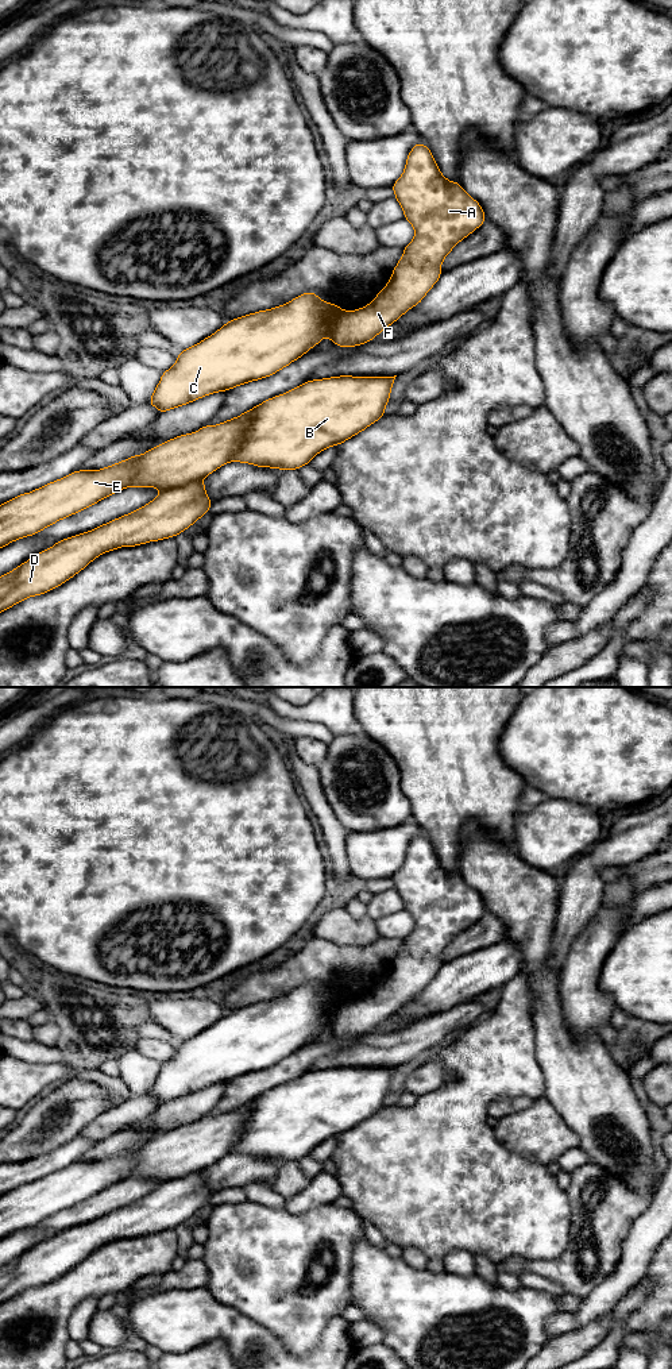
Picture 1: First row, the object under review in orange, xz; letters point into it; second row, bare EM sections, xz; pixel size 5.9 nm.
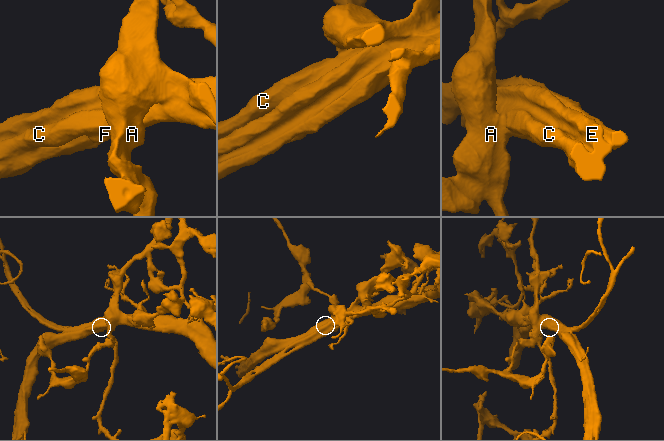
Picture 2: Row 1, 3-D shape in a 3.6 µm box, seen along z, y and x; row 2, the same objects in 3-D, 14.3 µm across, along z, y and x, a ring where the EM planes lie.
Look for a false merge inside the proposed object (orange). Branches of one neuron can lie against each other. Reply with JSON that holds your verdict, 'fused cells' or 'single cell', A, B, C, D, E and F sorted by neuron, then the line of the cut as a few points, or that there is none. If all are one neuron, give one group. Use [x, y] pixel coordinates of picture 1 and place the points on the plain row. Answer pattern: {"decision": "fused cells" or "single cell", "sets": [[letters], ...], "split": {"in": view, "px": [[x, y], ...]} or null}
{"decision": "fused cells", "sets": [["A", "F"], ["B", "C", "D", "E"]], "split": {"in": "xz", "px": [[350, 1002], [339, 1011], [332, 1032]]}}

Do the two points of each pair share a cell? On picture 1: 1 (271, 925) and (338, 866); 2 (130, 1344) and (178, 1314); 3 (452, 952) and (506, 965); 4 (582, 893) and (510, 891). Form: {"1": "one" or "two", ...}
{"1": "two", "2": "two", "3": "two", "4": "two"}

